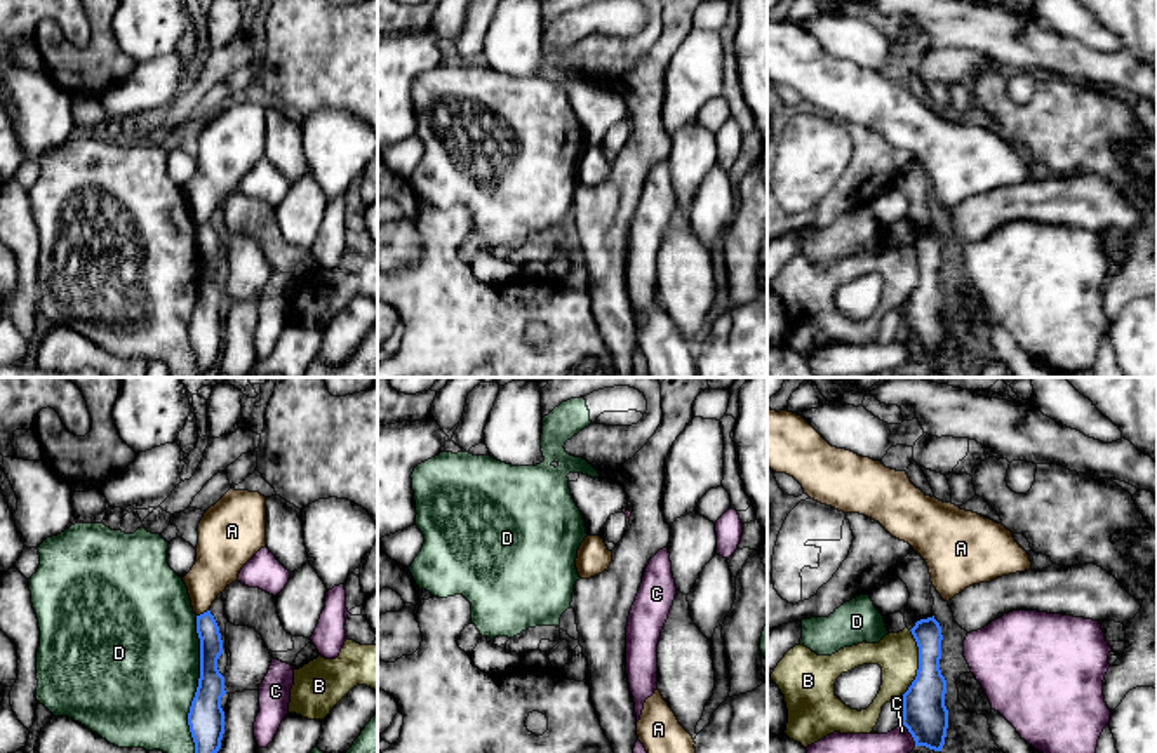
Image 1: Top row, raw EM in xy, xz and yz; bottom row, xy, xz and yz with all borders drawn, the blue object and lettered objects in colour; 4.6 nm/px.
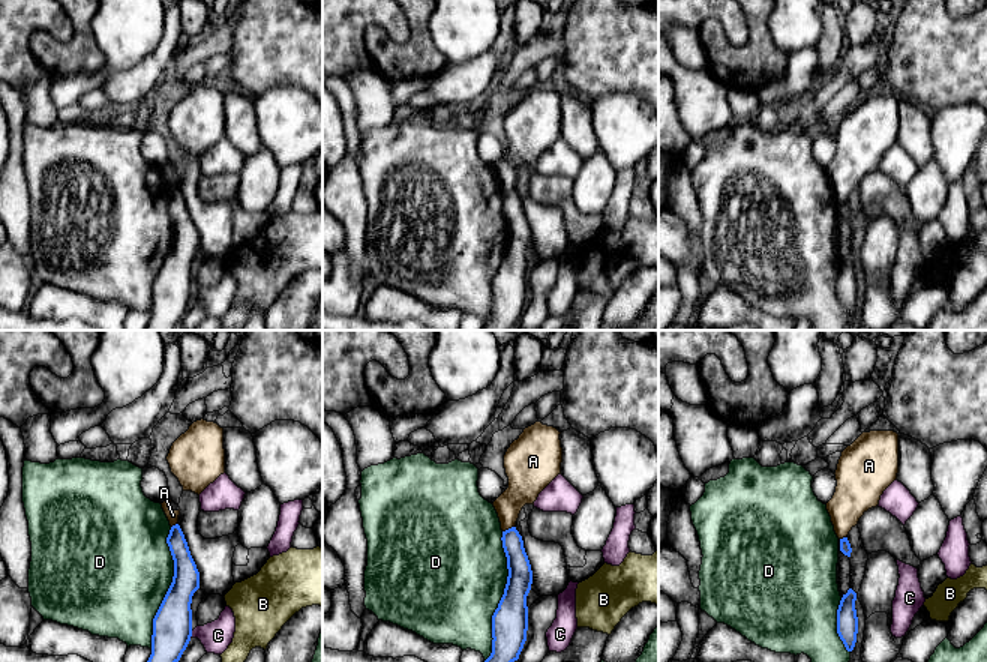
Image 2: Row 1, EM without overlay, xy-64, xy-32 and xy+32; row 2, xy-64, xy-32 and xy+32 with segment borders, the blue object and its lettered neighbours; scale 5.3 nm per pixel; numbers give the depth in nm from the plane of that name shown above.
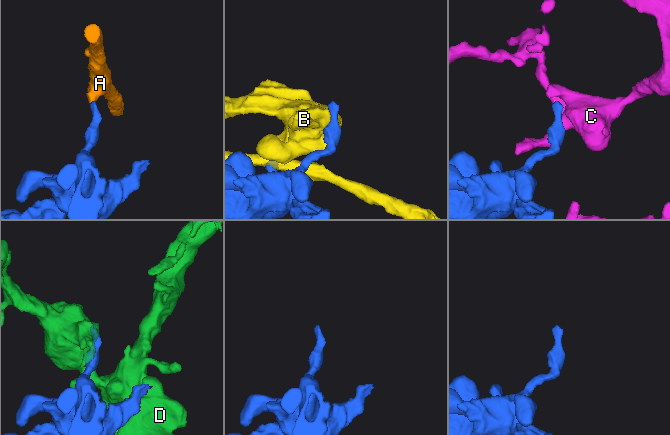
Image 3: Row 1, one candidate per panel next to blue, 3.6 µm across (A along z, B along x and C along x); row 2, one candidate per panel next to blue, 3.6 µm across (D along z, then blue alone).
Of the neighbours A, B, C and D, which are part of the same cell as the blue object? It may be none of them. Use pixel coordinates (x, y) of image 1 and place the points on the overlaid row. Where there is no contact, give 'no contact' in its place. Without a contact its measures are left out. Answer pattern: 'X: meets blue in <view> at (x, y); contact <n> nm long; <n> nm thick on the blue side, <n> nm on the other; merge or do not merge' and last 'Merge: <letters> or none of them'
A: meets blue in xy at (204, 613); contact 70 nm long; 110 nm thick on the blue side, 220 nm on the other; do not merge
B: meets blue in yz at (919, 663); contact 300 nm long; 200 nm thick on the blue side, 190 nm on the other; do not merge
C: meets blue in yz at (910, 733); contact 130 nm long; 200 nm thick on the blue side, 110 nm on the other; do not merge
D: meets blue in xy at (199, 684); contact 650 nm long; 170 nm thick on the blue side, 480 nm on the other; do not merge
Merge: none of them

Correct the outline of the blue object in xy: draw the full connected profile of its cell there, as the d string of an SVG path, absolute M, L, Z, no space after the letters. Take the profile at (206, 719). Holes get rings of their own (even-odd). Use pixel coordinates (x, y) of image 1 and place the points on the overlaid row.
M211 610L197 616L200 638L200 678L188 713L188 725L195 743L195 753L217 753L224 734L224 711L221 697L224 676L217 670L223 654L219 626Z

